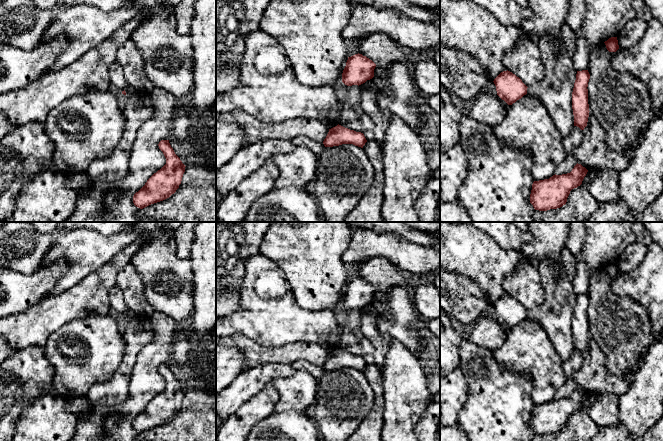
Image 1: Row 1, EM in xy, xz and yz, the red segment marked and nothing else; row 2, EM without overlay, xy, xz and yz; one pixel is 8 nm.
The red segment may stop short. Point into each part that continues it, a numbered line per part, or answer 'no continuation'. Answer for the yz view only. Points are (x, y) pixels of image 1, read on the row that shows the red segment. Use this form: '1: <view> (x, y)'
no continuation

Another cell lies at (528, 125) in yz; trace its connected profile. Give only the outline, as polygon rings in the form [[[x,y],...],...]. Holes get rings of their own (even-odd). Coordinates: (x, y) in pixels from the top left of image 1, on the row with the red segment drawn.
[[[528,93],[509,105],[505,119],[494,127],[494,133],[507,147],[526,149],[532,155],[534,181],[555,175],[556,167],[566,157],[563,137],[546,106]]]

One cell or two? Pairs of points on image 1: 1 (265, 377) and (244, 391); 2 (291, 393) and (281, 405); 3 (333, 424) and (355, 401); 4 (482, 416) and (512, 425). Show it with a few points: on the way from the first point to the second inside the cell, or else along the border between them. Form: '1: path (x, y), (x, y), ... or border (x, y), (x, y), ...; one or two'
1: path (260, 377), (249, 386); one
2: path (290, 396), (284, 402); one
3: path (338, 418), (349, 407); one
4: path (489, 418), (498, 425), (505, 425); one

